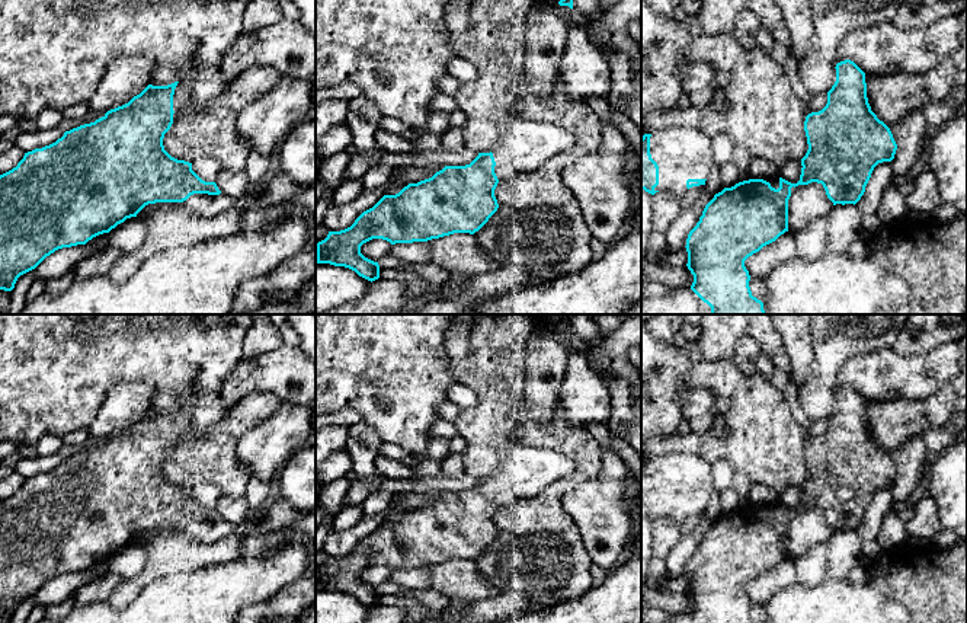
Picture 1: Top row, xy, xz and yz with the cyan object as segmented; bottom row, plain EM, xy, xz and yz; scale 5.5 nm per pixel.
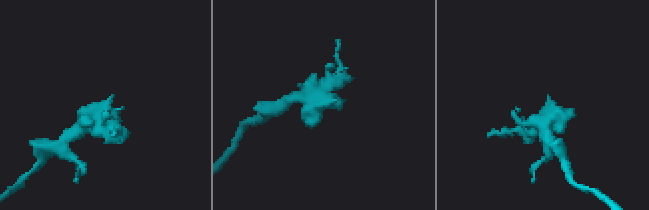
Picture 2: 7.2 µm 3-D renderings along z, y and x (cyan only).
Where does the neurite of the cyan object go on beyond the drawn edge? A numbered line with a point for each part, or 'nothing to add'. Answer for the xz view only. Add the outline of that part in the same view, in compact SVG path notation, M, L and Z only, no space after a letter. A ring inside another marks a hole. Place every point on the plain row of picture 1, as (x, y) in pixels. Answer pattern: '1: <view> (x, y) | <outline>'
1: xz (527, 472) | M516 447L493 473L499 507L526 505L557 480L573 473L573 460L548 448Z

